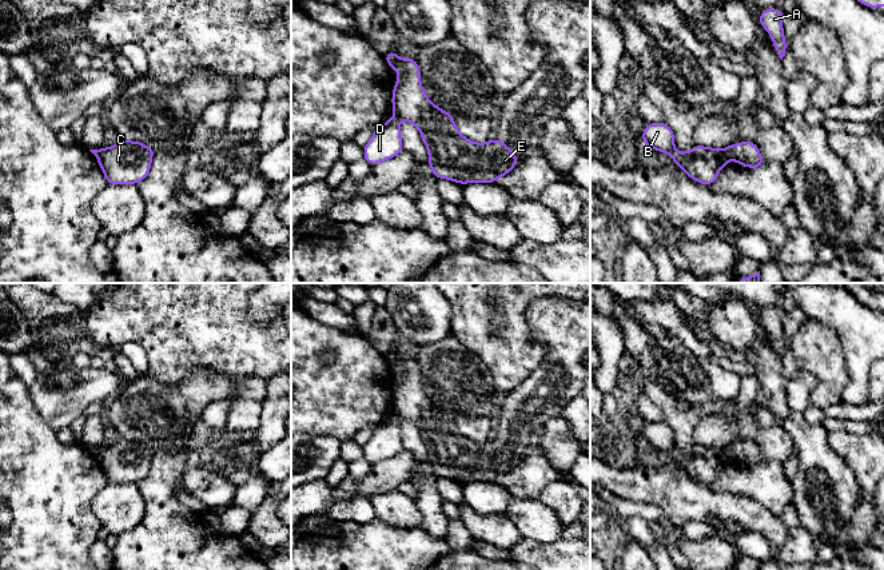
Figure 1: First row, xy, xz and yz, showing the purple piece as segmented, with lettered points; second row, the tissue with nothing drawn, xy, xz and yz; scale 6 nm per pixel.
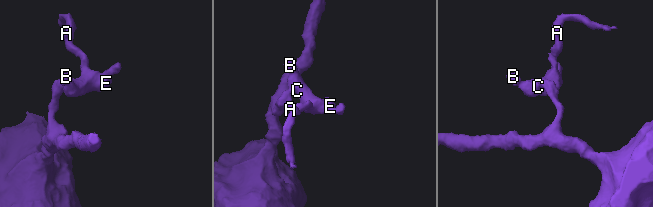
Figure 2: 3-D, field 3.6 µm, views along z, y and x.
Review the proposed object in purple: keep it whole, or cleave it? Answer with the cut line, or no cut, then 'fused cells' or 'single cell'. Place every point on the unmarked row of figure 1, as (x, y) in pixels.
cut in yz along (724, 449), (729, 458); fused cells

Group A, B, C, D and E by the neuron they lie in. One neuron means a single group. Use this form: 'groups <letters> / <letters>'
groups A B C E / D

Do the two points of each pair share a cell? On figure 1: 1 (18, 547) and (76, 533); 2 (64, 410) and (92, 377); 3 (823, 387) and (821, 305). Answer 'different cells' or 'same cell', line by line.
1: same cell
2: same cell
3: different cells

